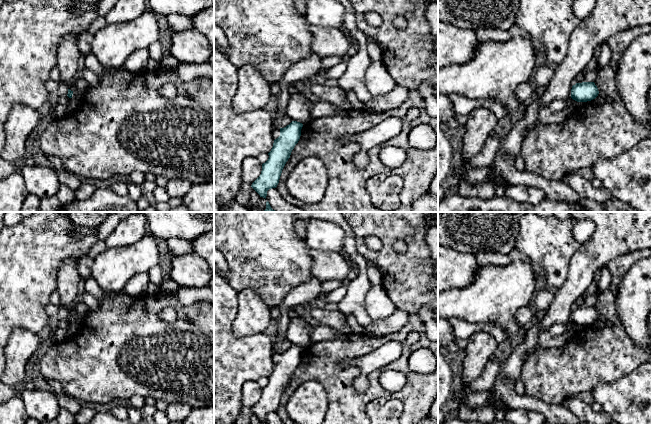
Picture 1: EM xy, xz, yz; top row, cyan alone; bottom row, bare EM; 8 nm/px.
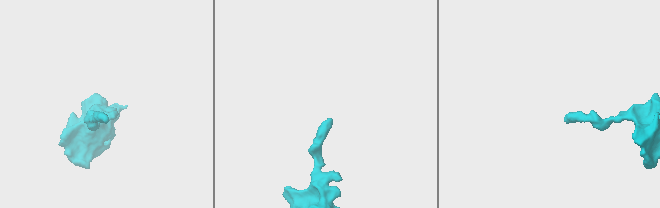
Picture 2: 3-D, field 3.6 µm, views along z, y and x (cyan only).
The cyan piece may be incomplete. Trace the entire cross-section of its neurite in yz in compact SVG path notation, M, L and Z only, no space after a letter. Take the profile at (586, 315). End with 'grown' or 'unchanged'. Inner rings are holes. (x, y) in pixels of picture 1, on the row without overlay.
M594 306L576 307L571 313L571 322L577 326L587 326L595 323L599 318Z | unchanged

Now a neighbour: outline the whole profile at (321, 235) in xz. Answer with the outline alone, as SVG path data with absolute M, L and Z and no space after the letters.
M310 219L306 228L305 242L309 249L338 252L343 248L345 233L334 223Z

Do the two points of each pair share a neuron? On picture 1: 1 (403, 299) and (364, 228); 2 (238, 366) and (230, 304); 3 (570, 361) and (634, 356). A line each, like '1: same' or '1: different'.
1: same
2: same
3: same

